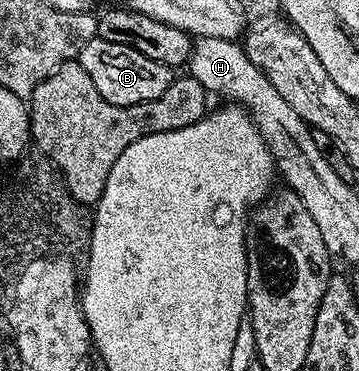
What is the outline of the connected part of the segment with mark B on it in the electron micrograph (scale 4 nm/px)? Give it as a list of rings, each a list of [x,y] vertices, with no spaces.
[[[95,37],[82,47],[79,55],[80,66],[90,75],[94,87],[106,99],[115,105],[133,105],[134,103],[146,103],[150,99],[158,99],[166,87],[174,79],[171,68],[154,59],[146,59],[142,51],[134,51],[134,47],[121,47],[119,43],[106,43],[106,39]]]

